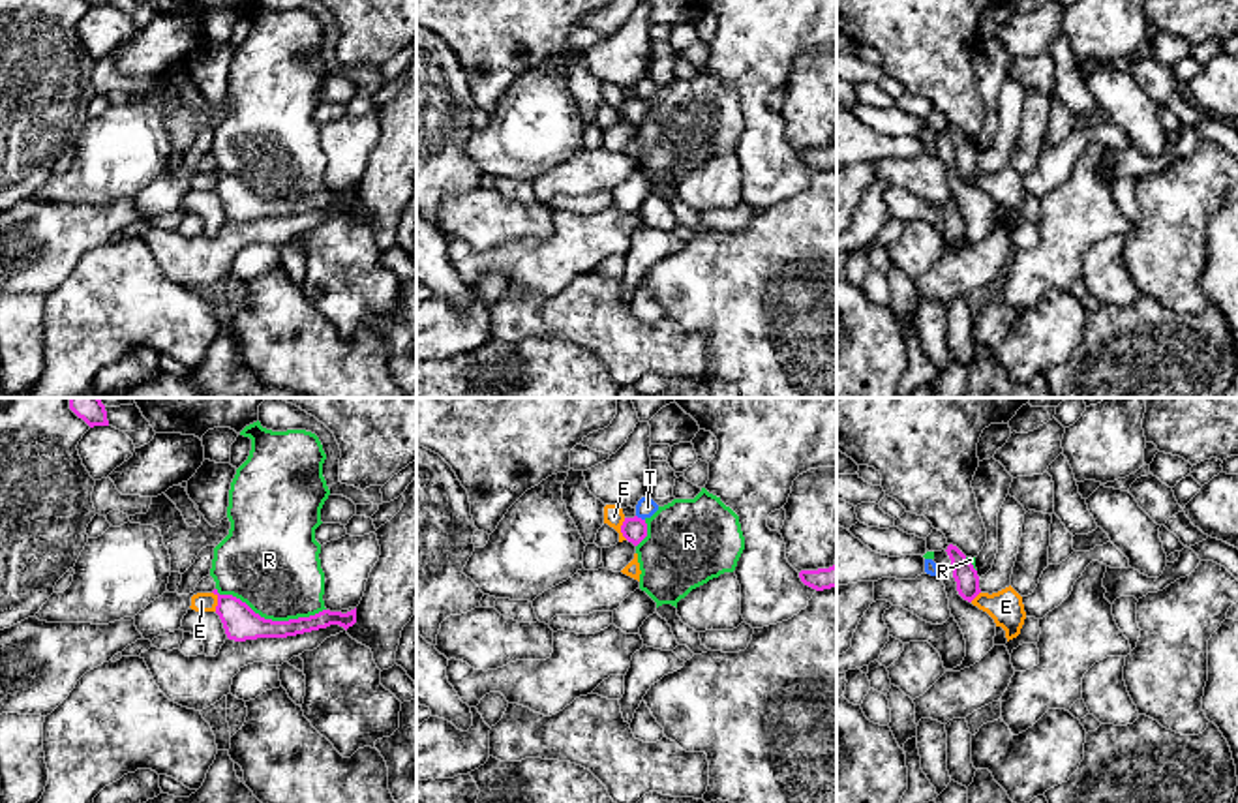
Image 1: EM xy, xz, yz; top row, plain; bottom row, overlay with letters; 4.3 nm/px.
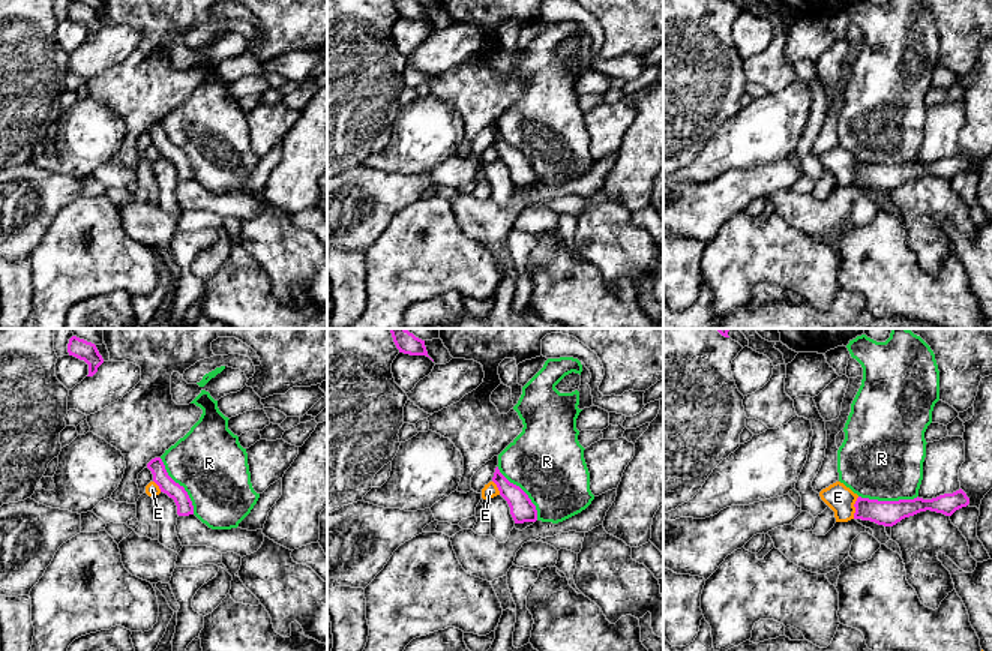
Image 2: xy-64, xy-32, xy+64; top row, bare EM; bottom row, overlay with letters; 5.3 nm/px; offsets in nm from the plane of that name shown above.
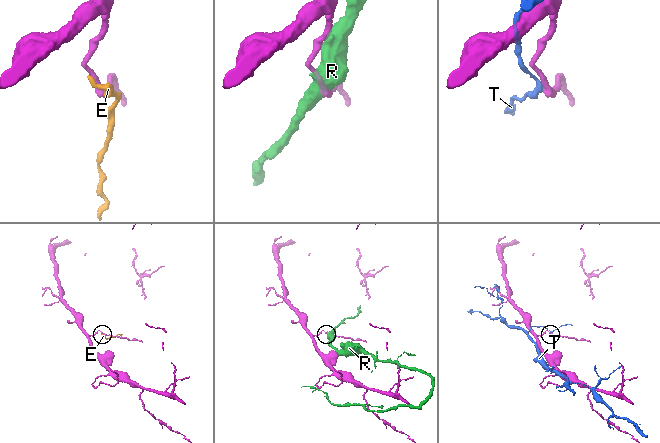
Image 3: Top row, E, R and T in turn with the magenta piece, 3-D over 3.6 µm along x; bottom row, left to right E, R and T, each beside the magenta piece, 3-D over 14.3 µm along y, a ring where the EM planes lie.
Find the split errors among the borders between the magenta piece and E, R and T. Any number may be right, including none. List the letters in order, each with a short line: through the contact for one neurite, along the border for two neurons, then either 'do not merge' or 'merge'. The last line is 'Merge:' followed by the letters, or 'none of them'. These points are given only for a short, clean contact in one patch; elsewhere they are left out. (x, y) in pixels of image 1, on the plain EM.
E: merge
R: do not merge
T: do not merge
Merge: E

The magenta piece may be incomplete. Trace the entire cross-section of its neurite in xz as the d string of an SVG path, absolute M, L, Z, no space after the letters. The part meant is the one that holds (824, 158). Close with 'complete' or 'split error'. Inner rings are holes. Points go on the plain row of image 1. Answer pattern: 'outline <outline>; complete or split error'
outline M837 144L818 150L801 150L799 158L805 165L816 171L837 167Z; complete

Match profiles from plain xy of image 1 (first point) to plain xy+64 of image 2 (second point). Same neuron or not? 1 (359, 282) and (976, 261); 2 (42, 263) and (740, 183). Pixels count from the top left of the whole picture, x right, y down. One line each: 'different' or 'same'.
1: different
2: same

